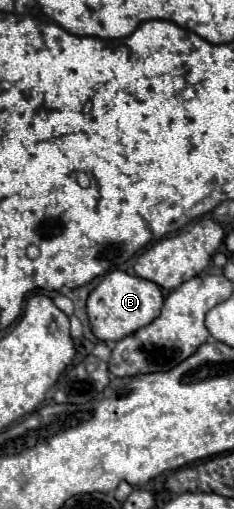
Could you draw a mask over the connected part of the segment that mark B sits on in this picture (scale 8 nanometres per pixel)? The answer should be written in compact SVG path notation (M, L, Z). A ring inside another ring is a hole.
M116 269L108 273L88 297L88 319L92 325L92 333L100 341L120 341L136 333L140 327L152 323L156 315L160 315L162 305L164 297L156 283Z

